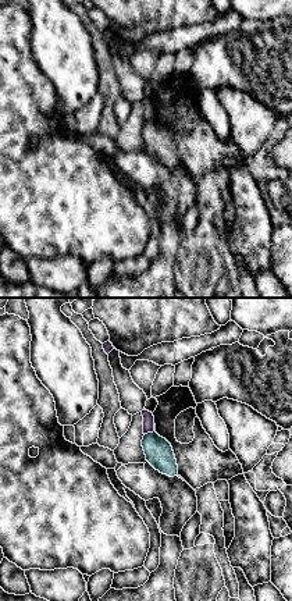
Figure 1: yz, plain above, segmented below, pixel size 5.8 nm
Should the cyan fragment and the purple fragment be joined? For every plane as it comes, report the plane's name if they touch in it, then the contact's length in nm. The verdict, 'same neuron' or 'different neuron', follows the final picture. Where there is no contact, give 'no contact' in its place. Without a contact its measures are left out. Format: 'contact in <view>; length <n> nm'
contact in yz; length 60 nm

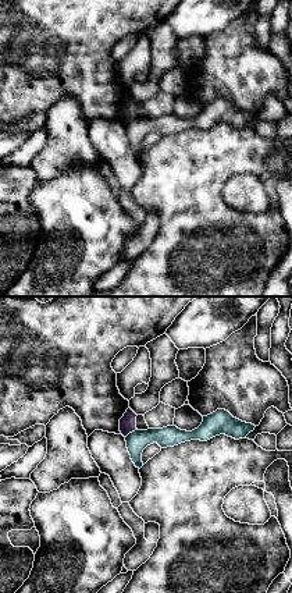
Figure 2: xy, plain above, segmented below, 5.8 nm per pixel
contact in xy; length 90 nm

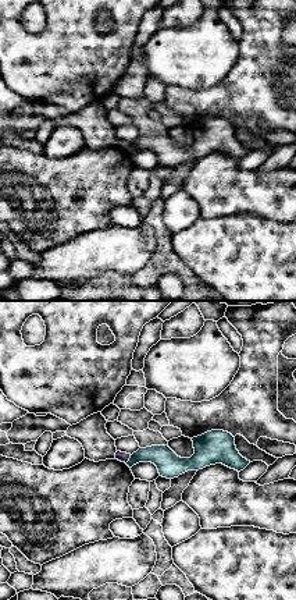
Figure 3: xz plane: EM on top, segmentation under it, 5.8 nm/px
contact in xz; length 60 nm

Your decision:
different neuron

